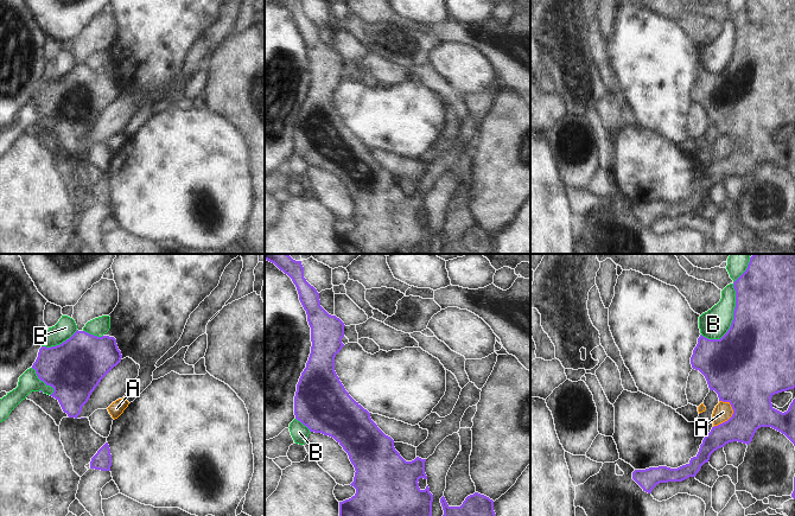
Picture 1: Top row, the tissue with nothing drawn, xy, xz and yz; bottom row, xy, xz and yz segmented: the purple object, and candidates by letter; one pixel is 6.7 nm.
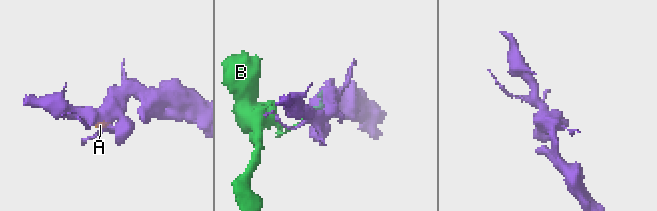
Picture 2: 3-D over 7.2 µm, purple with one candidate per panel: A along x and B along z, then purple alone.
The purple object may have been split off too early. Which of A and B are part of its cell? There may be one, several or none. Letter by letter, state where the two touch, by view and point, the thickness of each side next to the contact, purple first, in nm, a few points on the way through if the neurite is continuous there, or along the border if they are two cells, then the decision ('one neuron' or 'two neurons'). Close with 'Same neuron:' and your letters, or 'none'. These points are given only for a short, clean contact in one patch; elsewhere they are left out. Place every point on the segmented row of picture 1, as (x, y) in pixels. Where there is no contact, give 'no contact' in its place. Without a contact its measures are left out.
A: yz (730, 418) | 340/120 nm | along yz (729, 401), (732, 414), (713, 427) | two neurons
B: yz (735, 307) | 440/200 nm | two neurons
Same neuron: none

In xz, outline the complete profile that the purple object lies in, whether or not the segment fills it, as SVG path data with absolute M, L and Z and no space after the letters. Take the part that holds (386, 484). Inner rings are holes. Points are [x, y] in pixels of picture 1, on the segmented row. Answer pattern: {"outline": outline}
{"outline": "M265 254L265 260L274 263L292 279L311 327L311 353L294 396L295 419L310 432L333 438L348 453L356 471L350 484L356 489L356 493L339 502L339 516L432 516L433 495L428 485L421 490L418 483L420 478L427 479L426 459L416 457L406 461L395 450L394 440L386 435L371 420L370 413L349 395L335 371L335 357L344 346L344 323L320 306L319 293L304 278L301 261L293 260L288 254Z"}

